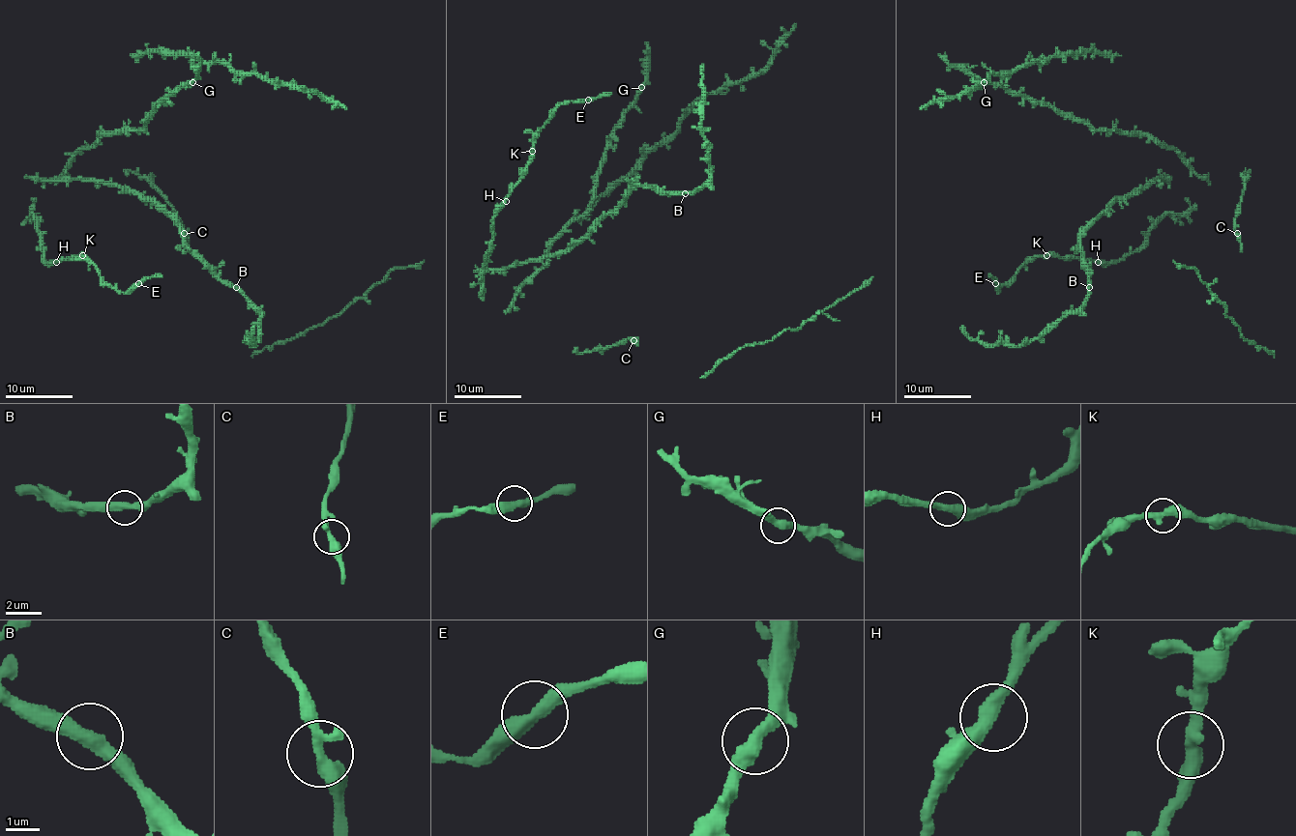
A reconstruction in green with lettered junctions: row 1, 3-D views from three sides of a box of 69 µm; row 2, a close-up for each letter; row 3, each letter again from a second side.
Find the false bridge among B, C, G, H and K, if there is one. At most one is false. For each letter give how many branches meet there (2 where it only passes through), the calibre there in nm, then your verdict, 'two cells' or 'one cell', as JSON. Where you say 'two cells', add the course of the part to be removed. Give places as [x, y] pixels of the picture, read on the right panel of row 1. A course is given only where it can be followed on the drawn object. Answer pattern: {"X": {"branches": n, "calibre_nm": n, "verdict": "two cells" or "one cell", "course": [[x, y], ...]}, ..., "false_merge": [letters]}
{"B": {"branches": 2, "calibre_nm": 420, "verdict": "one cell"}, "C": {"branches": 2, "calibre_nm": 400, "verdict": "one cell"}, "G": {"branches": 2, "calibre_nm": 400, "verdict": "one cell"}, "H": {"branches": 2, "calibre_nm": 420, "verdict": "one cell"}, "K": {"branches": 2, "calibre_nm": 440, "verdict": "one cell"}, "false_merge": []}

